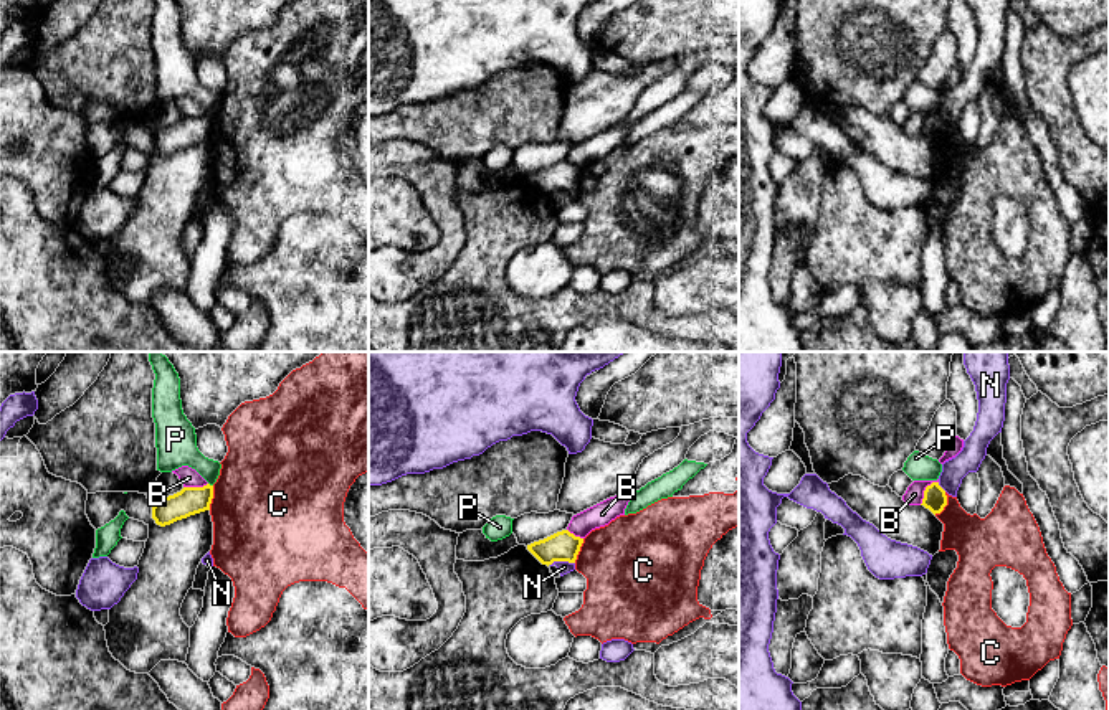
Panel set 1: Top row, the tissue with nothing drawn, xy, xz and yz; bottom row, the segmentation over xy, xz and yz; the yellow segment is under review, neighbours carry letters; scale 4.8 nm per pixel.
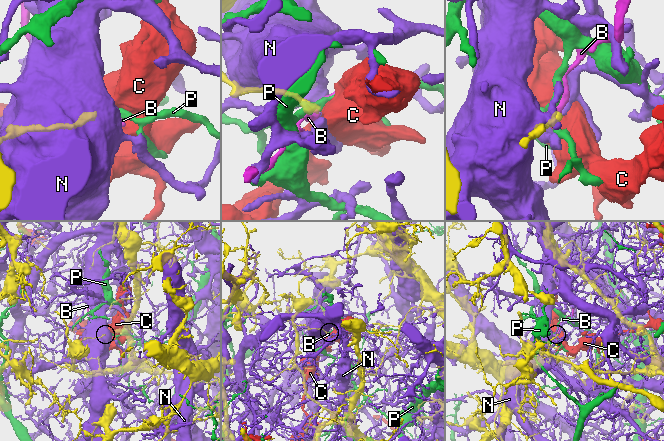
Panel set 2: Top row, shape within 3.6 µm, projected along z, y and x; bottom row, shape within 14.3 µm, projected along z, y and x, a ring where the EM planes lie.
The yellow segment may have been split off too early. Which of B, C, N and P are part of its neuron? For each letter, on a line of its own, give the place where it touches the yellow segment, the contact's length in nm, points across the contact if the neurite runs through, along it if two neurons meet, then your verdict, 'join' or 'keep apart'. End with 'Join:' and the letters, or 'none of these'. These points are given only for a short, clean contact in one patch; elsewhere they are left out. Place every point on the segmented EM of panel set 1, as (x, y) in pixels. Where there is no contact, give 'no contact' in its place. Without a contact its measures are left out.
B: contact yz (924, 491); length 150 nm; border yz (937, 481), (926, 487), (919, 504); keep apart
C: contact yz (946, 504); length 130 nm; keep apart
N: contact xz (562, 560); length 120 nm; keep apart
P: contact xy (209, 484); length 30 nm; keep apart
Join: none of these

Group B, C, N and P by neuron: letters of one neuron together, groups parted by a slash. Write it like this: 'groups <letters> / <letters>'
groups B / C / N / P

